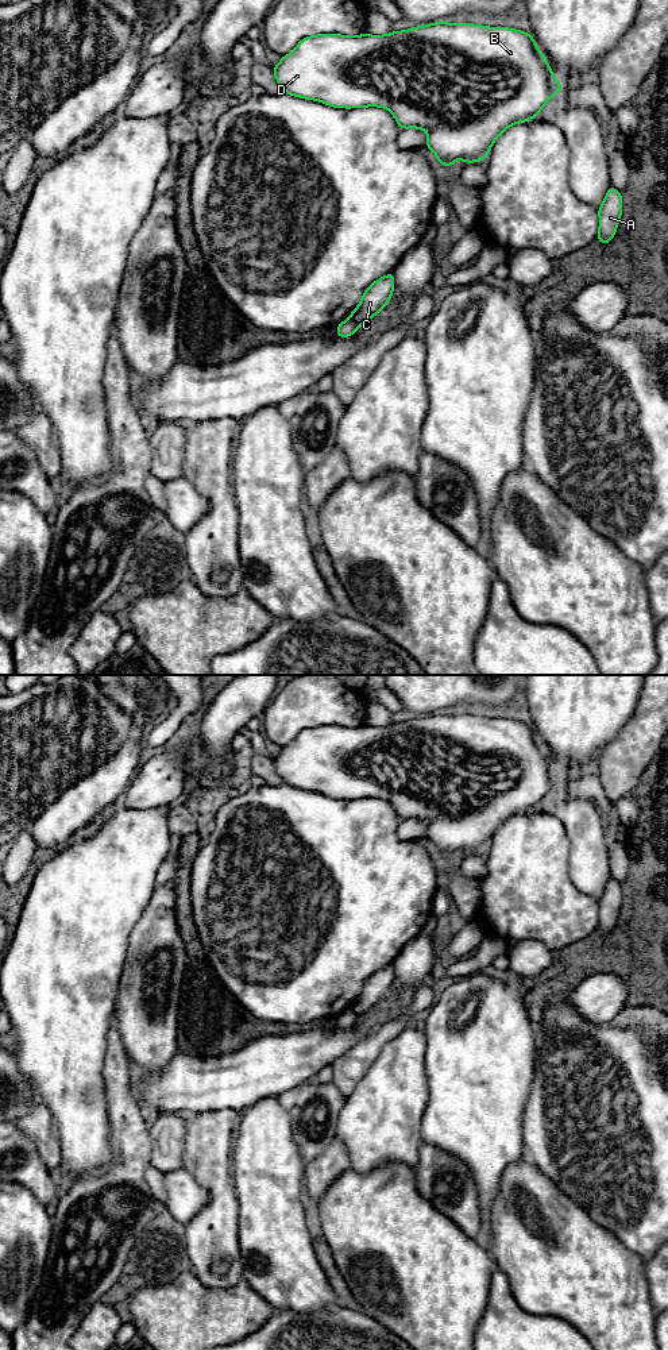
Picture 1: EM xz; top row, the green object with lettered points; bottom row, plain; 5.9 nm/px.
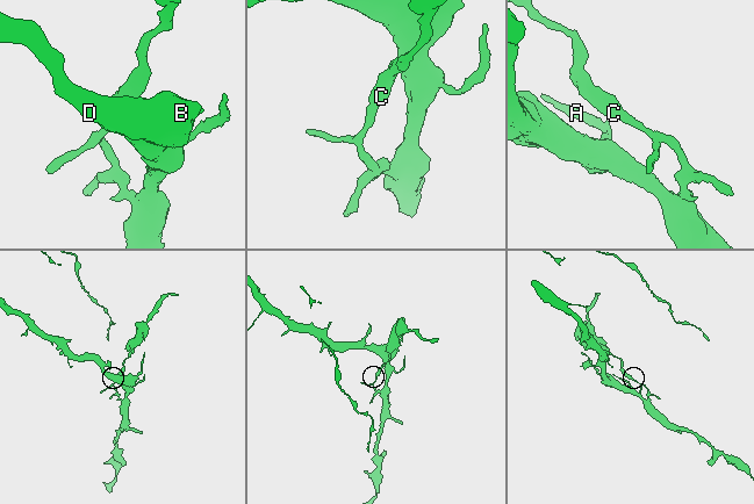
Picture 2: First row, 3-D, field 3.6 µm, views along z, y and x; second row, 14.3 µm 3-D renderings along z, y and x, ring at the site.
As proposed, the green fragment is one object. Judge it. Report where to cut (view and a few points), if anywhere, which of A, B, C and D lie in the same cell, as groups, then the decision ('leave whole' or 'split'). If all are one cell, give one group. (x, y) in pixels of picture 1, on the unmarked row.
cut xz (348, 1009), (360, 1015); groups A B D / C; split

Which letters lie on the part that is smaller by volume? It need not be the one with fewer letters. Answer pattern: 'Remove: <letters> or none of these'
Remove: C

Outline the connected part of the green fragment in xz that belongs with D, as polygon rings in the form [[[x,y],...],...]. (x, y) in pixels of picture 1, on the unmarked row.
[[[430,714],[426,717],[417,717],[405,722],[393,722],[386,726],[339,726],[339,725],[320,725],[306,728],[300,732],[297,738],[287,747],[281,748],[277,757],[273,759],[278,776],[285,784],[294,788],[316,791],[333,799],[364,799],[364,798],[381,798],[386,799],[395,809],[401,821],[420,819],[428,825],[425,838],[432,841],[437,852],[444,857],[452,857],[456,850],[463,850],[464,855],[472,855],[484,852],[489,846],[497,829],[509,818],[517,814],[529,813],[537,809],[542,798],[552,790],[555,783],[563,783],[563,778],[552,764],[549,755],[544,745],[537,738],[532,725],[526,725],[521,721],[506,718],[486,718],[471,714]]]

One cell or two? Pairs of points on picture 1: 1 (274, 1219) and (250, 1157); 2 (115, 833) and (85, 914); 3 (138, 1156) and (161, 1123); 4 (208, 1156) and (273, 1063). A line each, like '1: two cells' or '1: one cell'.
1: one cell
2: one cell
3: two cells
4: two cells

